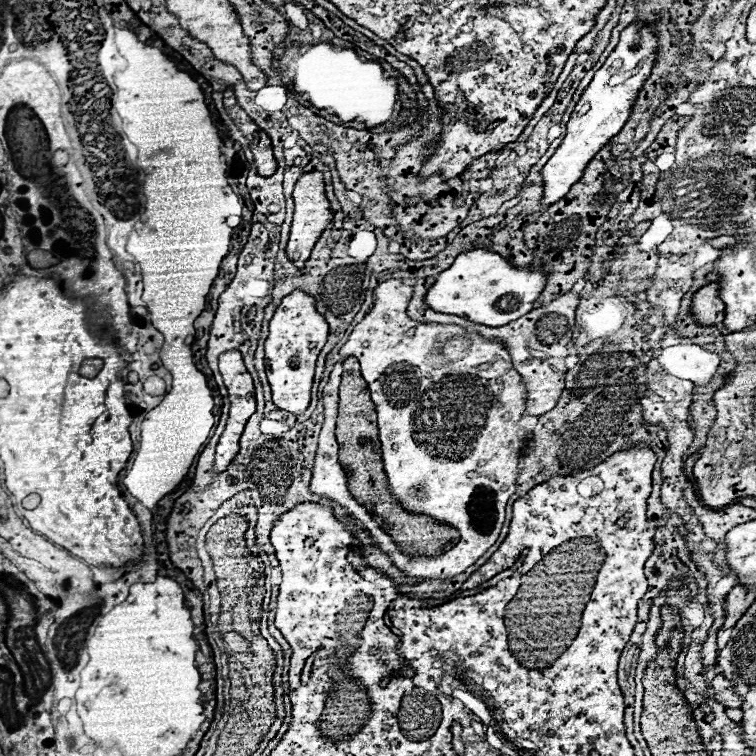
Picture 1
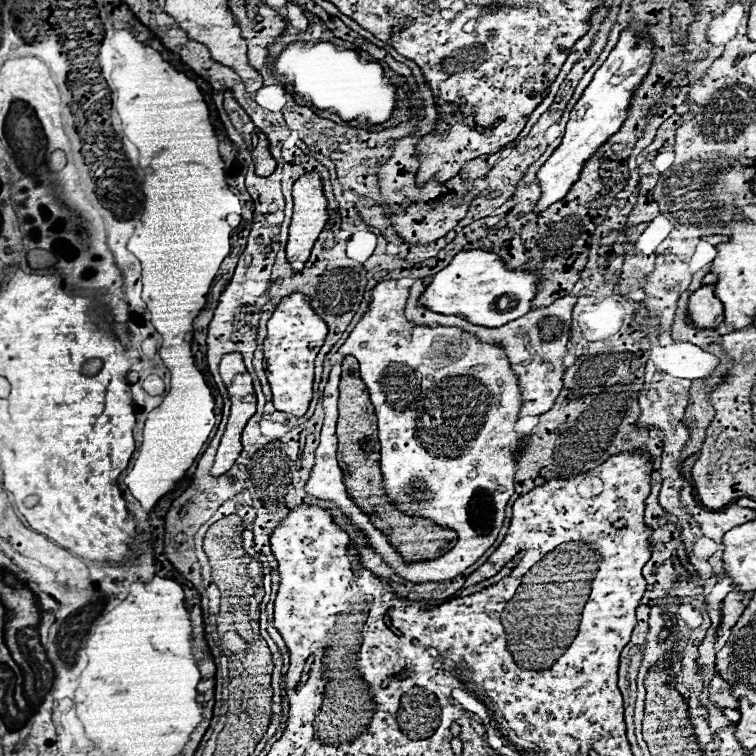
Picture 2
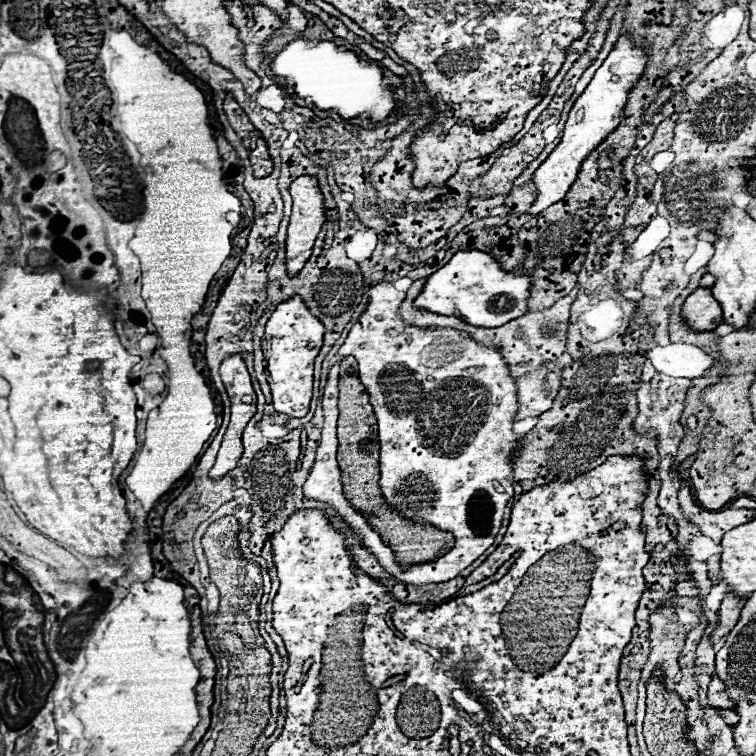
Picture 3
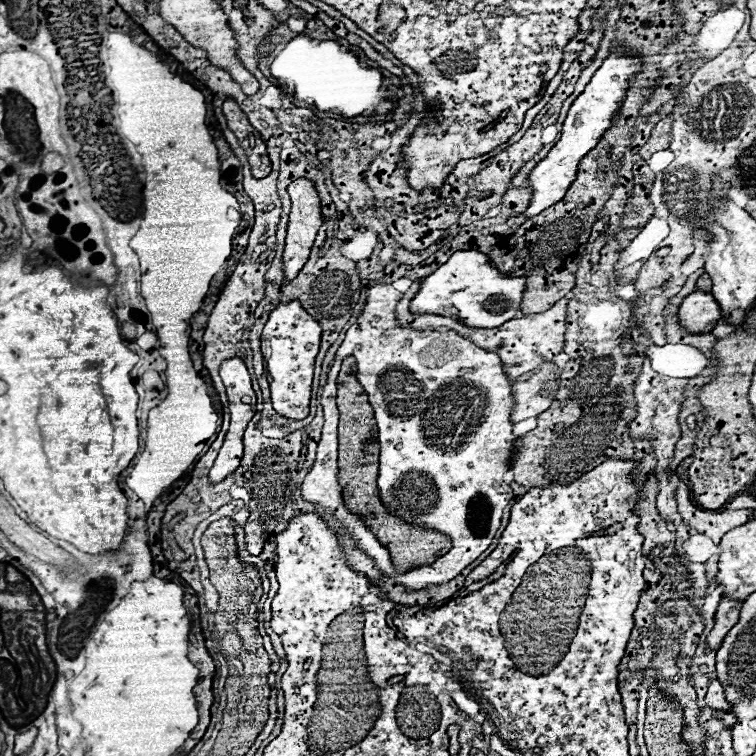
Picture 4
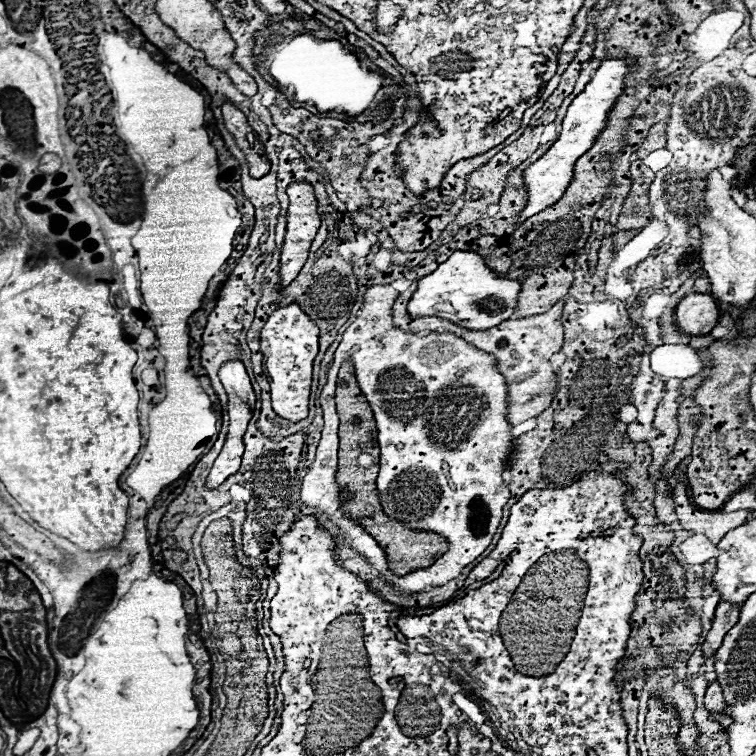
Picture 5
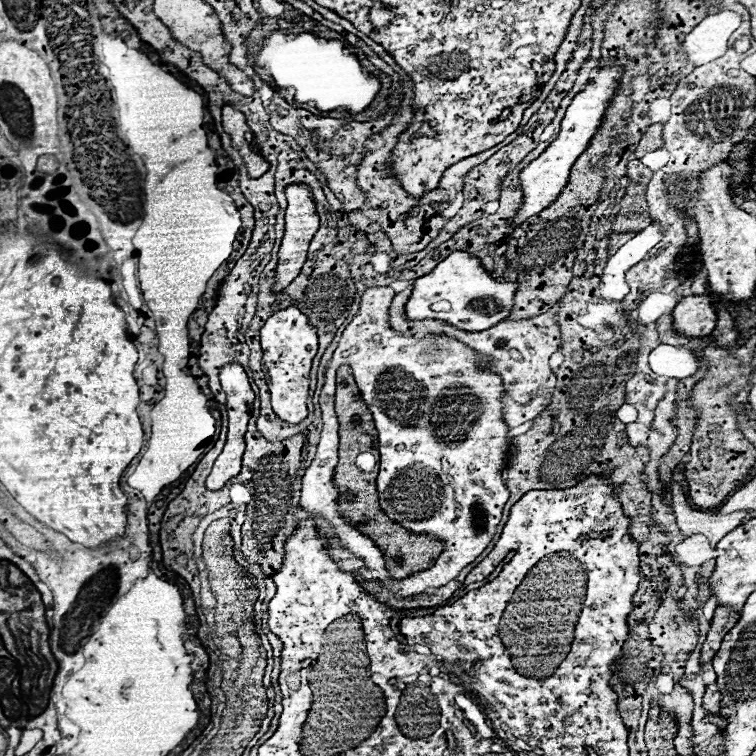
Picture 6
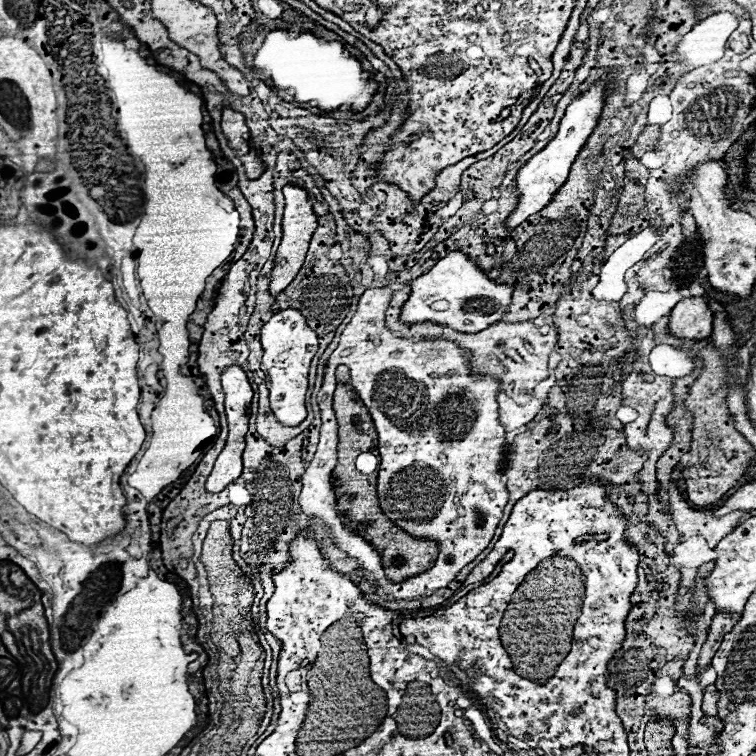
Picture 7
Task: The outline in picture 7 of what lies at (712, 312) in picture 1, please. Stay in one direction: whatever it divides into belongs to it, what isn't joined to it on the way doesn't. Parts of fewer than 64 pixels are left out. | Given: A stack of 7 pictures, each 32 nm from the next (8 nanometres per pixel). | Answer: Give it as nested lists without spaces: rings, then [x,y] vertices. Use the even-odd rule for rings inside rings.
[[[684,298],[672,312],[668,322],[668,334],[684,340],[704,340],[712,334],[712,312],[706,298]]]

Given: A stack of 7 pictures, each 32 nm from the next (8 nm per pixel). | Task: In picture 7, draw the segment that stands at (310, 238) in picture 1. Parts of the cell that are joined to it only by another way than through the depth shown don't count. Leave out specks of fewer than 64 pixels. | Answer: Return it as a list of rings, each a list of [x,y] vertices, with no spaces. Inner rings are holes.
[[[284,186],[284,214],[282,214],[282,242],[278,246],[276,258],[274,258],[274,268],[270,276],[270,296],[276,298],[298,274],[298,270],[304,264],[306,250],[310,244],[310,238],[316,230],[316,214],[312,210],[312,204],[308,202],[308,192],[298,186]]]

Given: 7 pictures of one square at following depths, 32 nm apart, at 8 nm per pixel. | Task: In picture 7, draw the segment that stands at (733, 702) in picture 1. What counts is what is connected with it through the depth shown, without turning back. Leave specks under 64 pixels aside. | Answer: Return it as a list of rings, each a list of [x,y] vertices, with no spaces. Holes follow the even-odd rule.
[[[714,684],[706,686],[704,690],[704,700],[702,700],[702,710],[706,716],[716,716],[716,704],[718,704],[718,690]]]

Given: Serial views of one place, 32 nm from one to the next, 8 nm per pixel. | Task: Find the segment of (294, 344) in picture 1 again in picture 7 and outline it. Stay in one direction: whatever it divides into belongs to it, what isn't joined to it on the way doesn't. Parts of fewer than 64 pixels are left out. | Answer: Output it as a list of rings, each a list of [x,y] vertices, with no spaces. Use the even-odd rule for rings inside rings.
[[[288,308],[274,314],[262,326],[262,348],[262,370],[270,376],[270,382],[266,382],[270,390],[270,408],[282,426],[298,426],[306,418],[304,400],[308,390],[310,360],[318,350],[316,332],[306,326],[306,320],[298,310]]]

